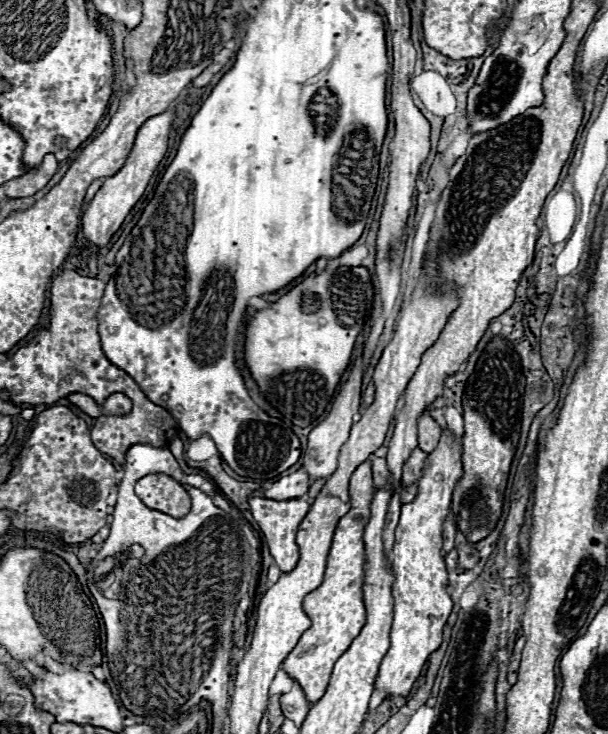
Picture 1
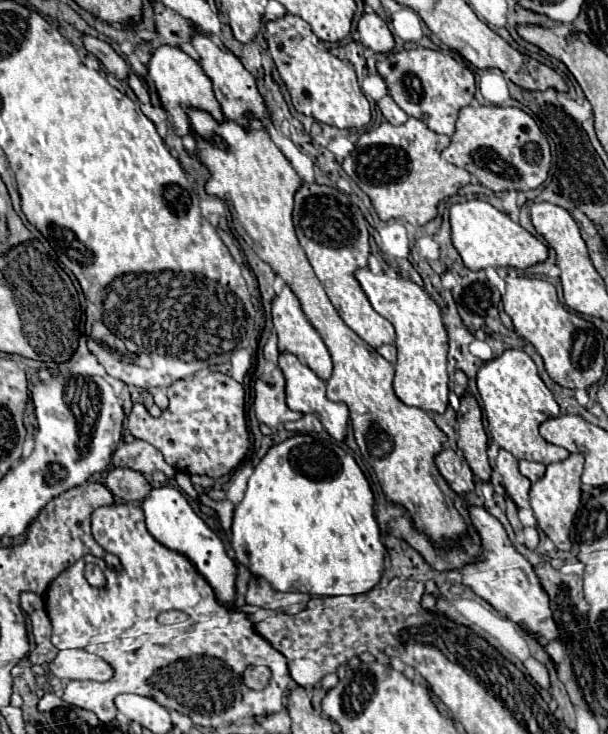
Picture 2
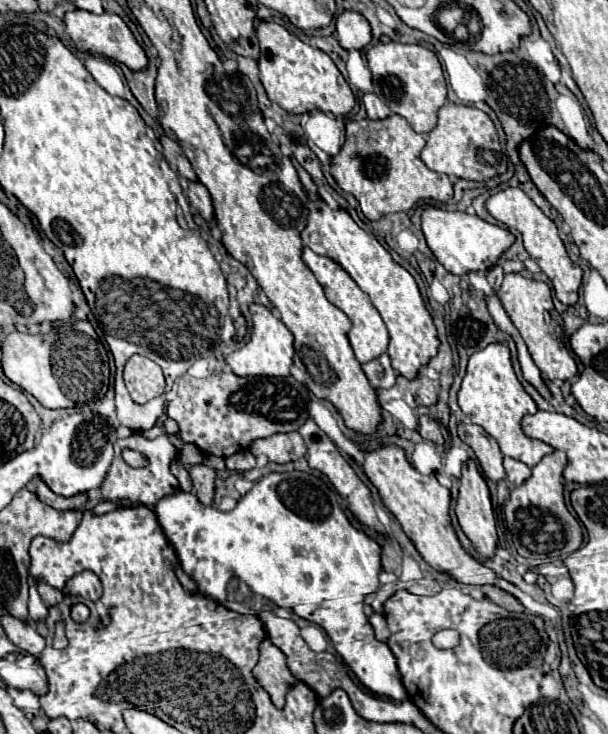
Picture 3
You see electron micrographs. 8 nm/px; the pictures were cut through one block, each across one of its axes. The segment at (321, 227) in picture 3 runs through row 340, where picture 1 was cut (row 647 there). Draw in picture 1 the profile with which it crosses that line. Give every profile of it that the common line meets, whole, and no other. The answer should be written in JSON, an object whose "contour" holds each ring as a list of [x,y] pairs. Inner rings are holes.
{"contour":[[[442,430],[440,444],[428,454],[422,476],[416,480],[418,496],[402,504],[400,522],[396,526],[396,540],[392,550],[392,570],[396,582],[392,586],[394,596],[394,624],[390,632],[390,650],[386,652],[376,688],[388,696],[406,696],[420,676],[428,656],[440,648],[446,620],[452,612],[452,600],[446,592],[448,572],[442,554],[442,526],[450,514],[452,492],[462,478],[462,436],[450,436]]]}

